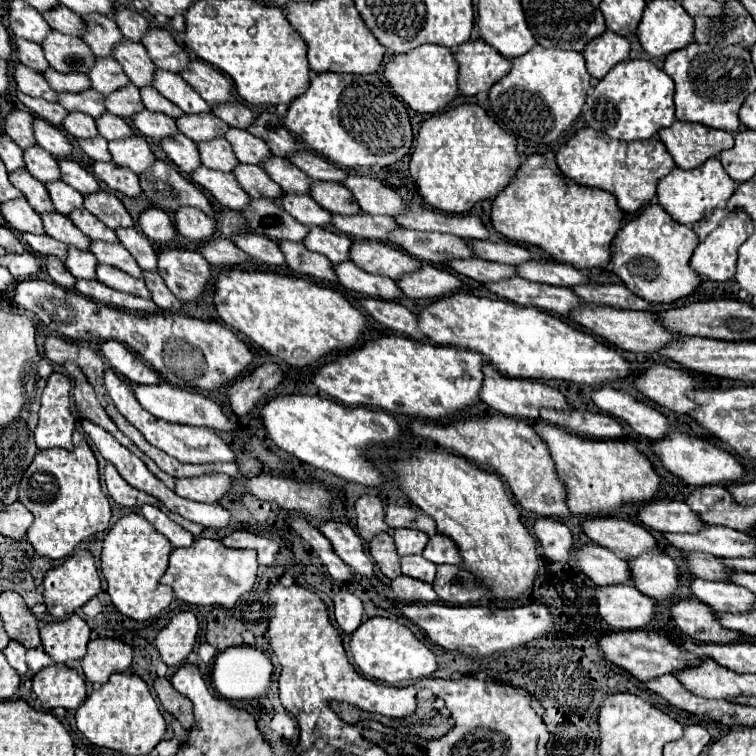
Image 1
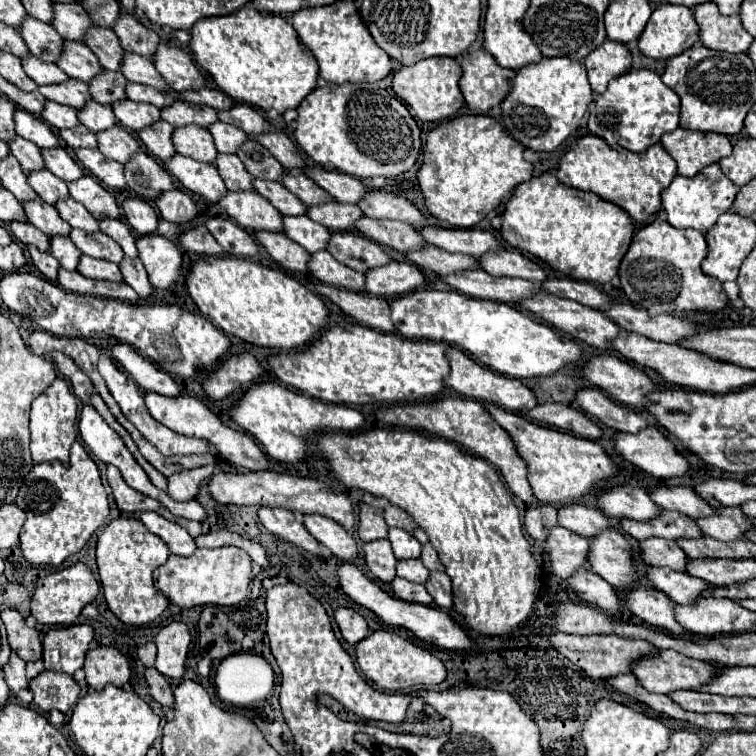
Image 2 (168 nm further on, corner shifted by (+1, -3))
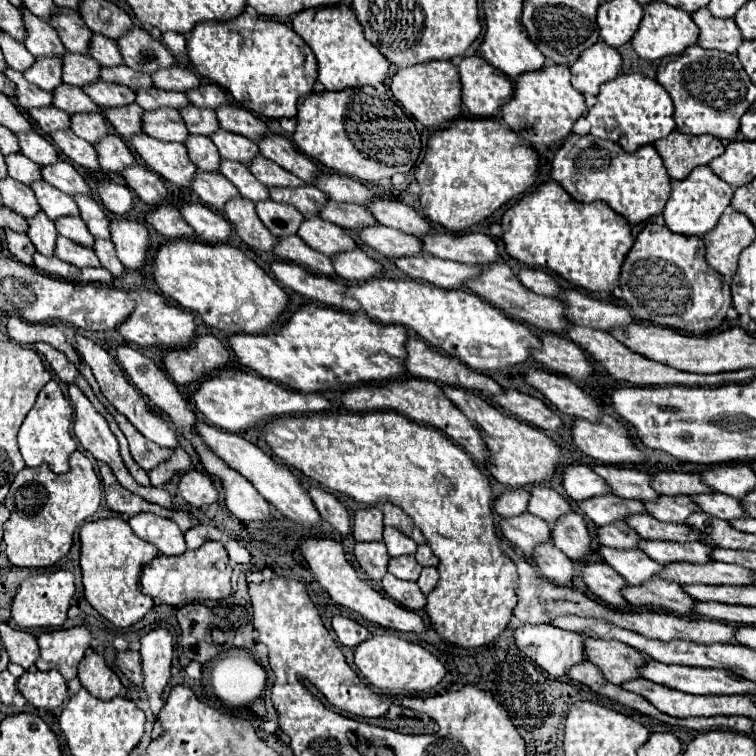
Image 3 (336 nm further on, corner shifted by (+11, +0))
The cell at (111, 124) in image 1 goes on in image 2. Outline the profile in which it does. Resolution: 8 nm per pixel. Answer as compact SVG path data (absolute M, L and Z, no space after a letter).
M89 101L87 107L83 107L79 111L79 121L93 133L99 133L99 131L105 131L105 129L117 125L113 109L109 105L101 105L95 101Z

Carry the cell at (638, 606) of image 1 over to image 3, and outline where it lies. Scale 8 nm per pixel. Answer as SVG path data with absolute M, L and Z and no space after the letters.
M553 544L537 546L533 554L533 562L539 566L541 574L557 584L573 584L575 578L575 564Z

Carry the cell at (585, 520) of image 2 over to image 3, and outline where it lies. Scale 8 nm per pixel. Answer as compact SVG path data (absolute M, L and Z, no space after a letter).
M541 484L533 486L529 490L529 494L531 494L531 498L529 498L527 512L533 514L533 516L543 518L549 524L571 510L571 504L549 486L541 486Z

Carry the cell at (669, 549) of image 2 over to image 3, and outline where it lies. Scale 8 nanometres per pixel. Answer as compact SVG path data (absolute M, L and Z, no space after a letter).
M615 520L613 524L599 526L597 538L603 546L611 546L611 548L637 548L637 542L641 540L637 532L633 532L623 520Z

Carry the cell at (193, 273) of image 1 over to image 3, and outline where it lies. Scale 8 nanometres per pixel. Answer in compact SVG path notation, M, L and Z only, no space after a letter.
M113 218L109 222L111 242L115 244L117 258L125 268L141 268L145 254L149 250L149 232L147 226L131 218Z

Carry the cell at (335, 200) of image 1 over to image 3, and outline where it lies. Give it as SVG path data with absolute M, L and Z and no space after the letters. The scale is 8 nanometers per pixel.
M259 154L255 160L249 162L249 170L251 170L251 174L253 174L261 184L265 184L265 186L269 186L269 188L273 188L273 186L297 188L297 186L303 184L297 176L293 176L291 172L285 172L281 166L273 164L273 160L263 158L261 154Z

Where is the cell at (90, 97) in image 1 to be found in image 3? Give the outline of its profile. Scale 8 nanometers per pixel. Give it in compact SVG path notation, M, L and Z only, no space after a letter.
M39 56L35 58L33 68L29 68L23 76L39 88L51 92L61 84L61 60L57 56Z

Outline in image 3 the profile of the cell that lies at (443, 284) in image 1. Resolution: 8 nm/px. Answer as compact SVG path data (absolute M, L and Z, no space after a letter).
M355 248L353 252L343 252L341 256L333 256L331 260L335 274L347 282L365 282L377 278L383 270L383 266L367 258L367 254L361 248Z

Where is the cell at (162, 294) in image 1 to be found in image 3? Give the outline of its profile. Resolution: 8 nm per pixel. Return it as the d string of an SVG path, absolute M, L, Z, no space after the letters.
M95 238L95 244L93 244L93 252L97 254L99 262L103 268L107 268L113 276L121 276L125 272L125 266L119 262L119 258L115 256L115 248L113 248L113 242L109 240L97 240Z

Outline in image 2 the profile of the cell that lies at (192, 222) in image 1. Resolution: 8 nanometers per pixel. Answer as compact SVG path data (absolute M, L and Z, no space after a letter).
M177 189L167 191L155 203L157 203L157 209L159 209L161 217L165 221L175 223L175 225L189 223L197 217L197 207L195 207L193 199L183 191L177 191Z

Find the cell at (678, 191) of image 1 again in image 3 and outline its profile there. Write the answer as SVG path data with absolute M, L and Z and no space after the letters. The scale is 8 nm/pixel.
M697 166L681 182L671 180L671 188L673 188L671 198L663 210L667 228L671 232L677 232L683 236L699 236L699 238L703 238L707 232L711 232L719 224L721 214L729 206L733 192L735 192L727 182L723 182L719 176L715 176L709 166Z

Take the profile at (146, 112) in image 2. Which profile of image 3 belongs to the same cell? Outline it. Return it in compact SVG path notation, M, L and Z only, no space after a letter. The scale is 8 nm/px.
M97 80L97 84L85 84L83 92L101 108L119 108L135 102L133 90L123 84L109 84L105 80Z

